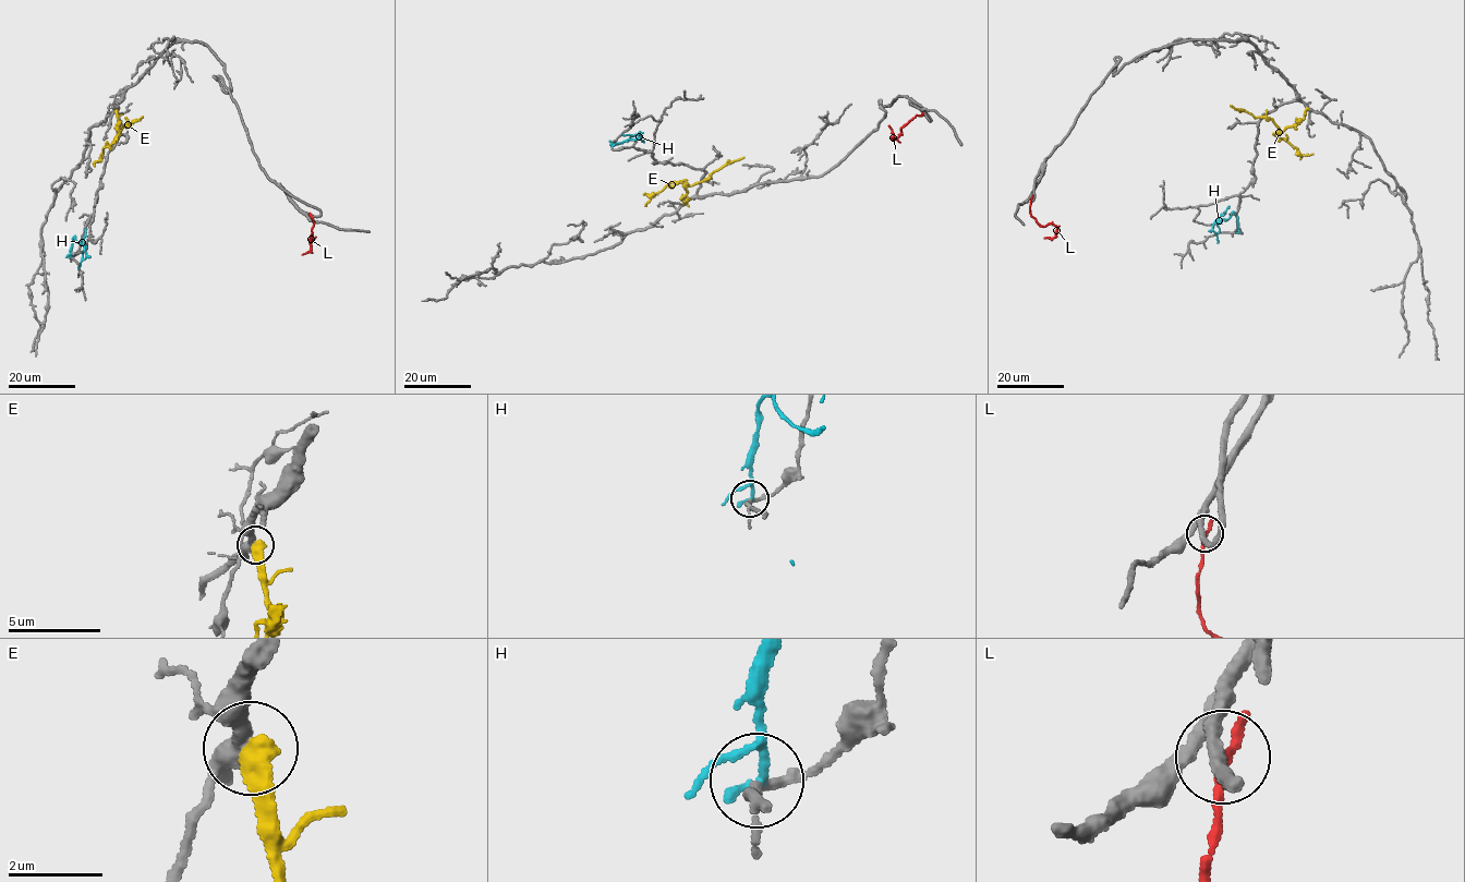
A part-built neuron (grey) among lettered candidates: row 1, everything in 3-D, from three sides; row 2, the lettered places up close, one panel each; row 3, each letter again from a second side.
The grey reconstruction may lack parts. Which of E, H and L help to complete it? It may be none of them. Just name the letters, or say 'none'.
none

